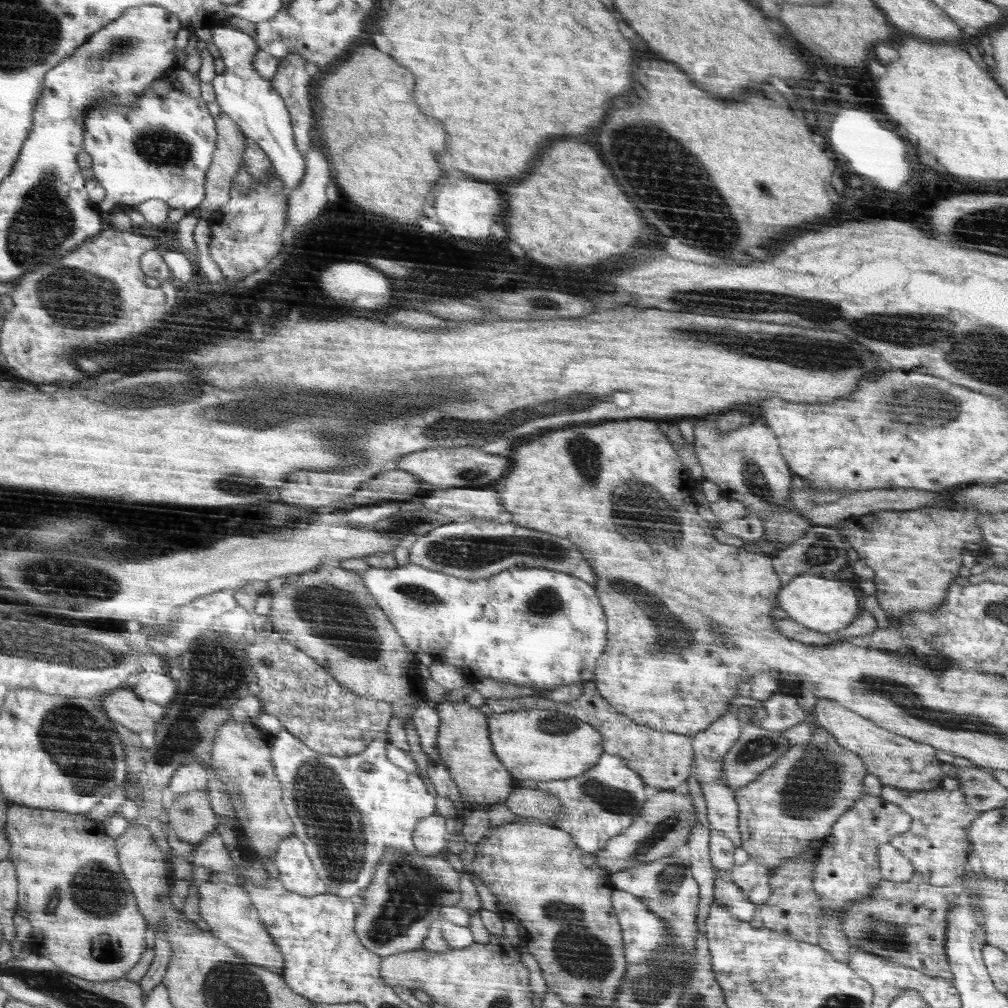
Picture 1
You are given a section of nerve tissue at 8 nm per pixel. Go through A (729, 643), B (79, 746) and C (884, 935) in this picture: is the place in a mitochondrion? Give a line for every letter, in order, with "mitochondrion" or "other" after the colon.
A: mitochondrion
B: mitochondrion
C: mitochondrion

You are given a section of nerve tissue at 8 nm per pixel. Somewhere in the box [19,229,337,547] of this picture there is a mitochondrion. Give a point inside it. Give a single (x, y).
(60, 289)

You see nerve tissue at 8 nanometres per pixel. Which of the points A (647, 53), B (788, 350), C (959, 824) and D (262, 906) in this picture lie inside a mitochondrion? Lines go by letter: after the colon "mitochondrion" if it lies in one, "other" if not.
A: other
B: mitochondrion
C: other
D: other

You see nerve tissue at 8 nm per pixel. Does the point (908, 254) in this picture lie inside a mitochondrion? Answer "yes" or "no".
no

